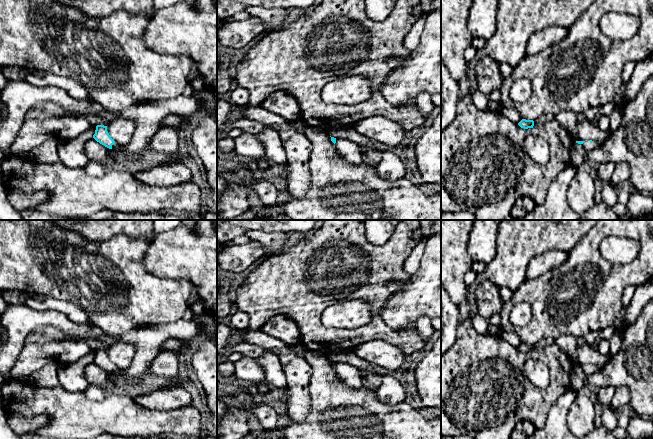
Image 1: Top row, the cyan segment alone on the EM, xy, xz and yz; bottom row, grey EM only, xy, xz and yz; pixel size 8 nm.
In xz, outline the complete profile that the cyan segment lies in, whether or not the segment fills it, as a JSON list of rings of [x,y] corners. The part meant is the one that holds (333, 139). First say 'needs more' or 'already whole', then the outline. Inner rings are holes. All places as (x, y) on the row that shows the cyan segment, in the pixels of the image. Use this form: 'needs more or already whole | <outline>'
needs more | [[[331,137],[331,141],[336,145],[338,152],[346,162],[353,165],[369,163],[364,157],[364,150],[356,143],[334,137]]]

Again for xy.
needs more | [[[97,125],[93,138],[109,149],[119,149],[123,146],[114,141],[107,131],[107,126]]]

